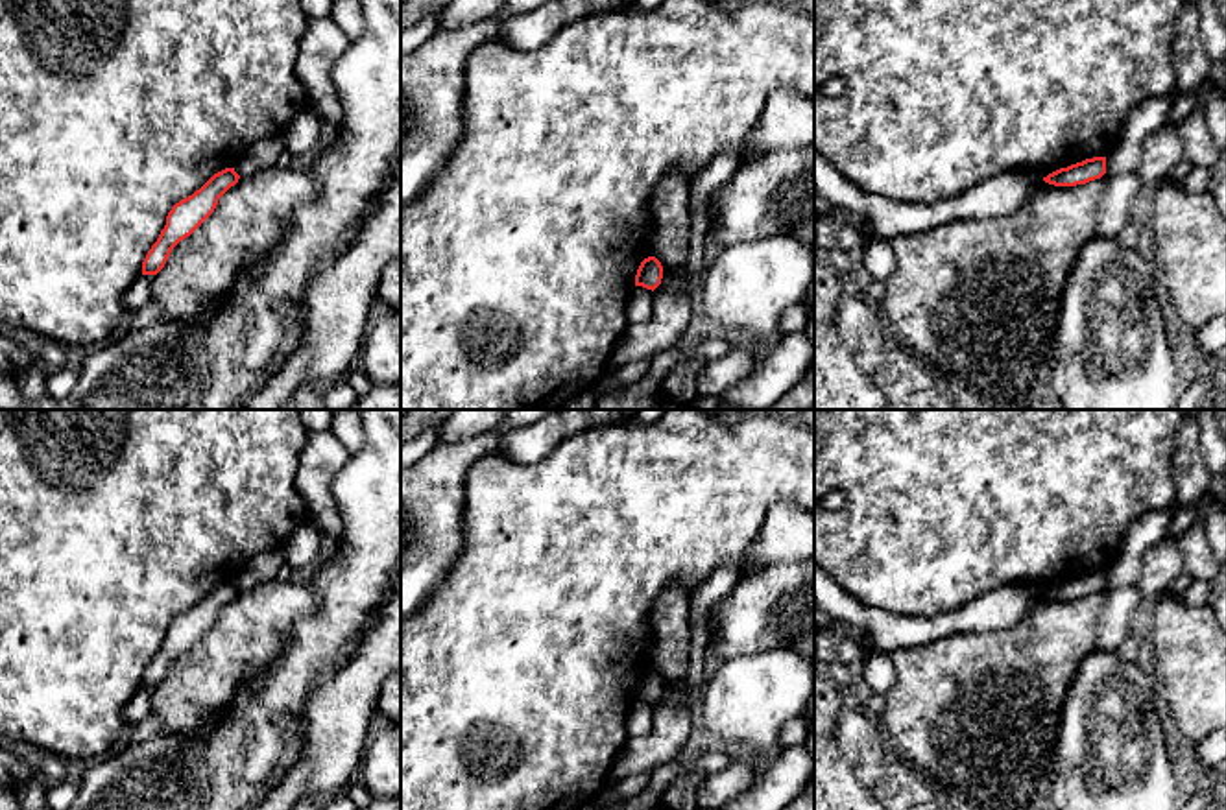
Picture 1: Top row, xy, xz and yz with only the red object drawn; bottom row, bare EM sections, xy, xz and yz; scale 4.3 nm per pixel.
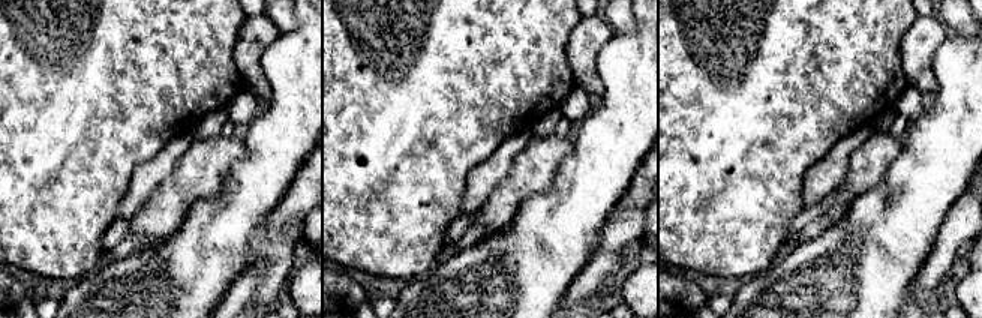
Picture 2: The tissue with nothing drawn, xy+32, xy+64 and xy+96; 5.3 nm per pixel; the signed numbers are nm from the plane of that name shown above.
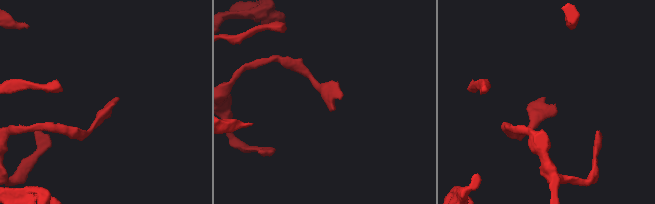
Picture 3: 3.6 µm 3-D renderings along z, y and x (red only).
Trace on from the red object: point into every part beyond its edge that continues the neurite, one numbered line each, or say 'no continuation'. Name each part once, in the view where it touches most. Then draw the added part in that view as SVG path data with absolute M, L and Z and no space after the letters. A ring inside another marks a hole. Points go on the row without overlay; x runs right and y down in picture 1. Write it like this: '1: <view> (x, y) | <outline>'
no continuation

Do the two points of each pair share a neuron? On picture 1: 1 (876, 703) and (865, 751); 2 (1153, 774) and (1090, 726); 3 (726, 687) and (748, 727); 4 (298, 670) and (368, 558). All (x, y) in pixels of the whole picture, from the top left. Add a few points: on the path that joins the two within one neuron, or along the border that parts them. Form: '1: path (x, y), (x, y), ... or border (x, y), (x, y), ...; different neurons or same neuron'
1: border (865, 707), (870, 716); different neurons
2: path (1138, 774), (1105, 740); same neuron
3: path (735, 696), (748, 709), (748, 718); same neuron
4: path (322, 643), (340, 622), (351, 585); same neuron

